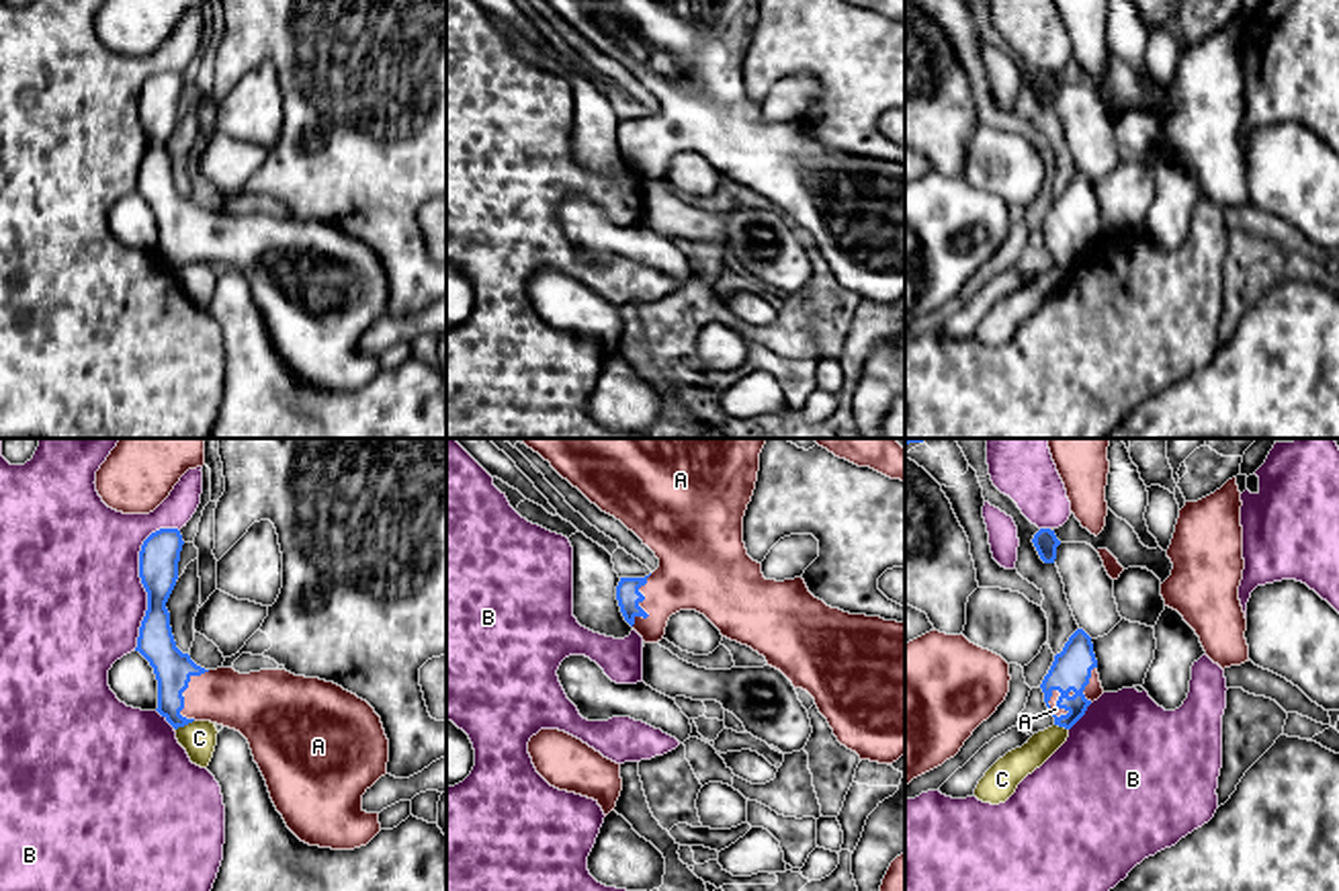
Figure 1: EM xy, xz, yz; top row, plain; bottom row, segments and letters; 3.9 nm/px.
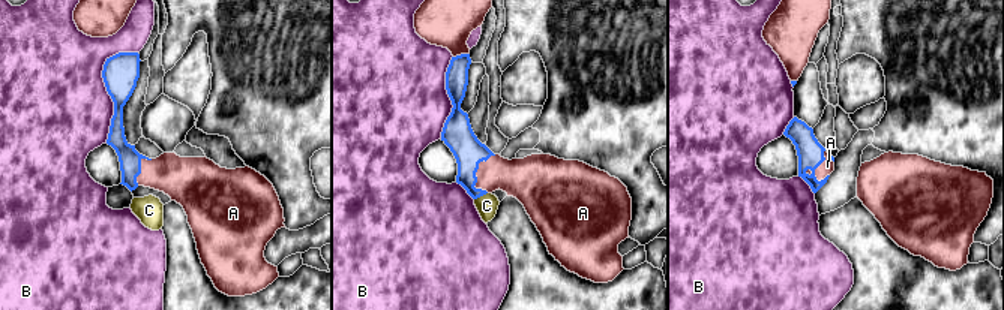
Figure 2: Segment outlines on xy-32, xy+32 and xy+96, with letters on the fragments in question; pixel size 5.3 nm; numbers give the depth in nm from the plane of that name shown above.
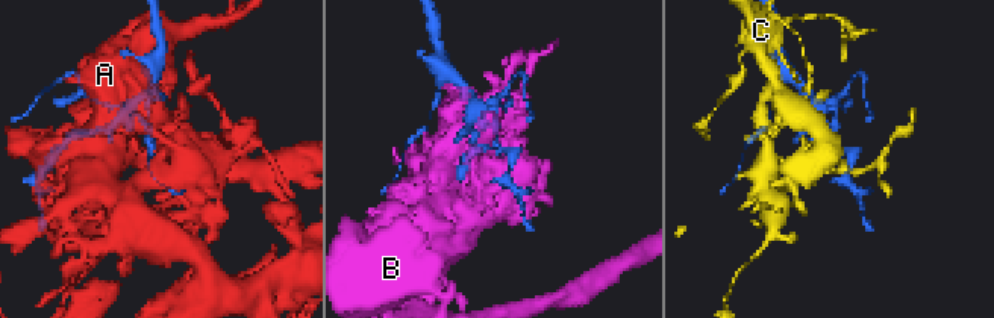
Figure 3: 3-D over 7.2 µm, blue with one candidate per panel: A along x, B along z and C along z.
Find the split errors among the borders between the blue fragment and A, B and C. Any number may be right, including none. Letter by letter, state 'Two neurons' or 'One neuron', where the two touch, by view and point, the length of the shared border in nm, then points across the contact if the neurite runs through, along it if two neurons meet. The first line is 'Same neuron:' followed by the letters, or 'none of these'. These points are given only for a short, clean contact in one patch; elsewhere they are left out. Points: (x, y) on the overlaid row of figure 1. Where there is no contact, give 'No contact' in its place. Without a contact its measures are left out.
Same neuron: none of these
A: Two neurons. Touches blue at xy (187, 687). Shared border 220 nm
B: Two neurons. Touches blue at xy (142, 580). Shared border 500 nm
C: Two neurons. Touches blue at xy (183, 726). Shared border 90 nm

